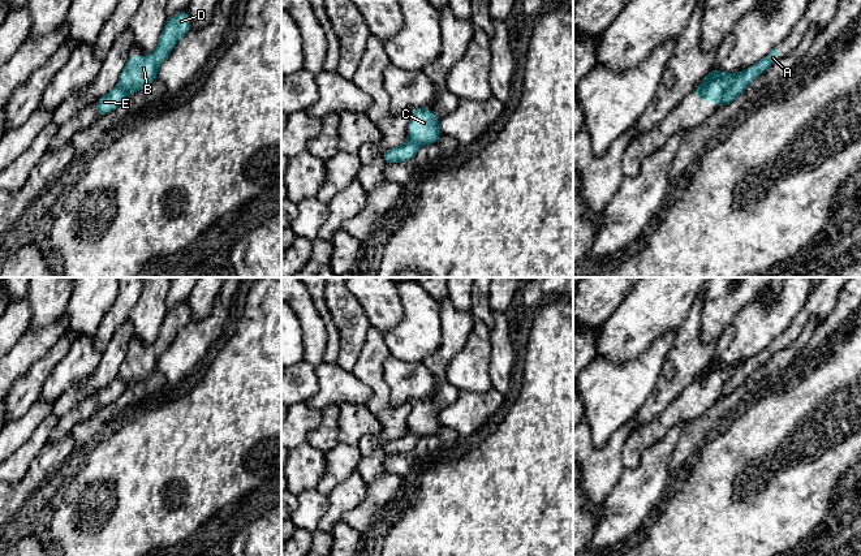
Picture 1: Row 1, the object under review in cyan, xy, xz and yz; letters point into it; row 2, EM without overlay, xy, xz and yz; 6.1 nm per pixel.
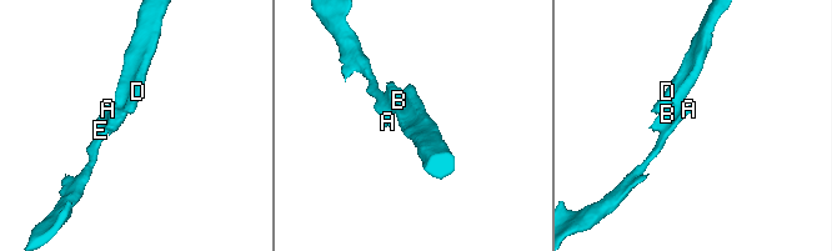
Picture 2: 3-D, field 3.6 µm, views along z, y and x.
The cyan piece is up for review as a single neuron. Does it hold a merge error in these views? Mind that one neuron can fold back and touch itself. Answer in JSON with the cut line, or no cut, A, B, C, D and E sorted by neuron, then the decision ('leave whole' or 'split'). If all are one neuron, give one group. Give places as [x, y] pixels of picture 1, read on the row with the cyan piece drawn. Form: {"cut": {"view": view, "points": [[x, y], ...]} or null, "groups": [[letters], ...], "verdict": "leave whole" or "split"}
{"cut": {"view": "yz", "points": [[741, 73], [726, 90], [719, 104]]}, "groups": [["A", "E"], ["B", "C", "D"]], "verdict": "split"}

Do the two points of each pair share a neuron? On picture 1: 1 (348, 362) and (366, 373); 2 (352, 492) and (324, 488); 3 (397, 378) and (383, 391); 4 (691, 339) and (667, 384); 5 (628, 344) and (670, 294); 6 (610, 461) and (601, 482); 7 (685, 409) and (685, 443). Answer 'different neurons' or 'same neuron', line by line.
1: different neurons
2: different neurons
3: different neurons
4: same neuron
5: same neuron
6: same neuron
7: different neurons

